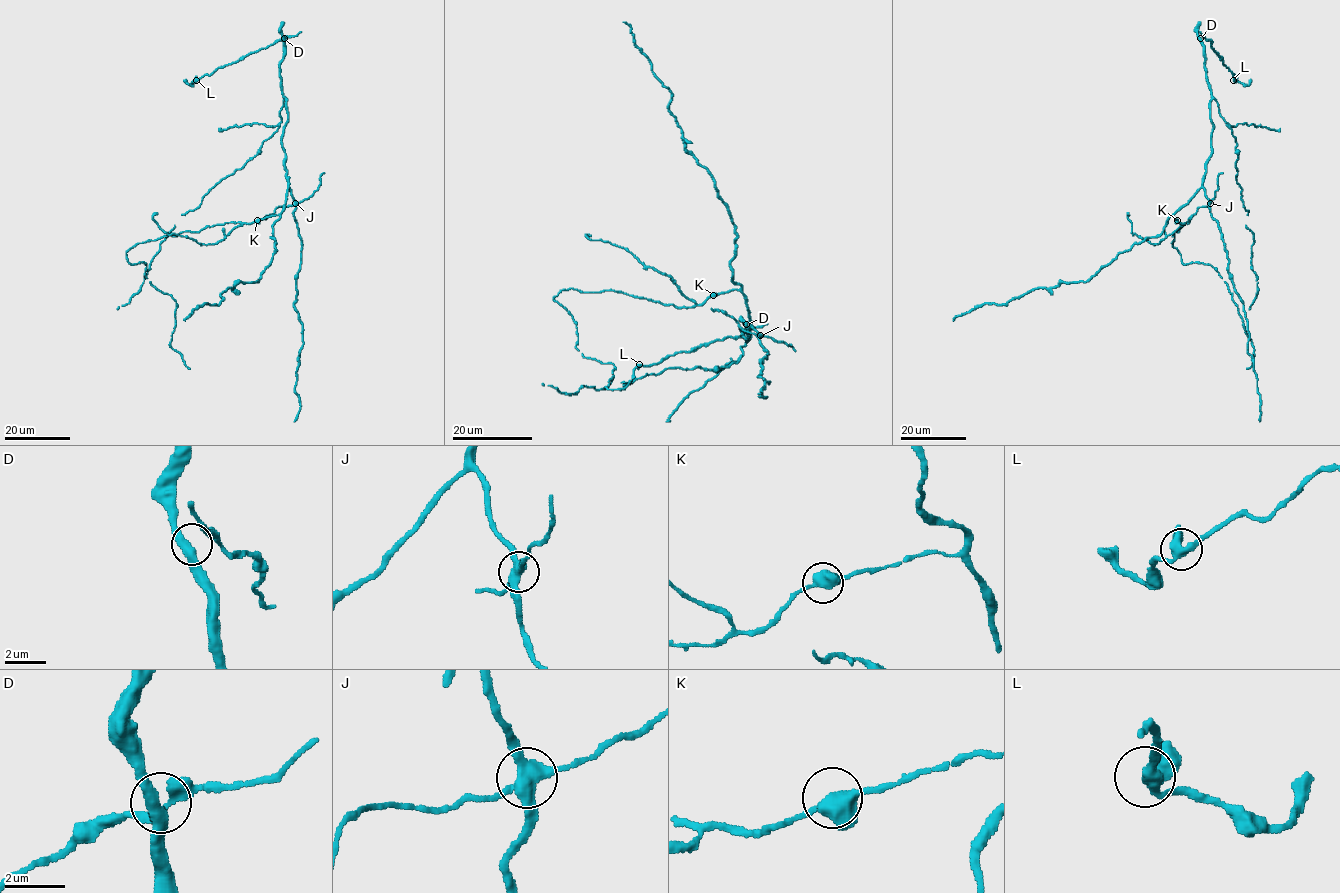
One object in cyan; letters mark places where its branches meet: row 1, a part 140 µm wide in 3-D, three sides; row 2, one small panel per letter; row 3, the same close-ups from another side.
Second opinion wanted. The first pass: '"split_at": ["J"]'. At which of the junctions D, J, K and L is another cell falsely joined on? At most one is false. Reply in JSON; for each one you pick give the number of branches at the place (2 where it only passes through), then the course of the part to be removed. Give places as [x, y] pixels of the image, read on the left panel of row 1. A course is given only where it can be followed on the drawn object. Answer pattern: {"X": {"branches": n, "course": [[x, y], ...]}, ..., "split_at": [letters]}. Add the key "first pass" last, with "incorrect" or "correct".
{"J": {"branches": 4, "course": [[295, 203], [277, 207], [272, 214], [255, 224]]}, "split_at": ["J"], "first pass": "correct"}

